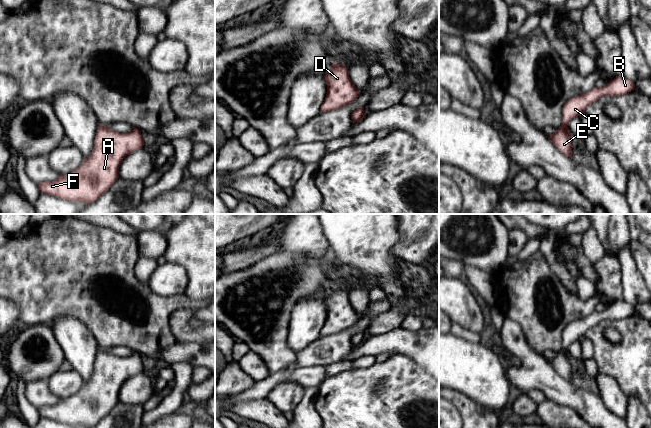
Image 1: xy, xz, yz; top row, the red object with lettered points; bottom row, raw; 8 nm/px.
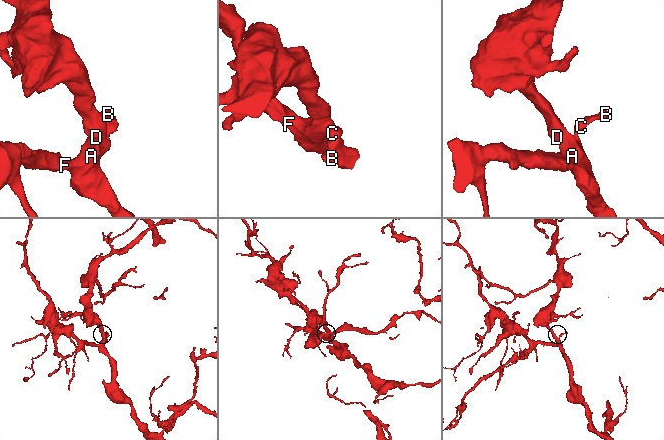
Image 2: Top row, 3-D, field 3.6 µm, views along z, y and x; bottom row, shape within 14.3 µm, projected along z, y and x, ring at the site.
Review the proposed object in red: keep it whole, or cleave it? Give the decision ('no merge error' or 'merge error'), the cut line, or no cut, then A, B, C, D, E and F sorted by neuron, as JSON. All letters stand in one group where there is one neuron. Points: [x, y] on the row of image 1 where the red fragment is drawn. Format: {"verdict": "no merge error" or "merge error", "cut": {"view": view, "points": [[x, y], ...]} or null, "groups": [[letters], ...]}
{"verdict": "no merge error", "cut": null, "groups": [["A", "B", "C", "D", "E", "F"]]}

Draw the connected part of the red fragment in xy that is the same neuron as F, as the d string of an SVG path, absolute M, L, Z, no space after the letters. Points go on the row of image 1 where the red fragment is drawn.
M100 124L91 155L85 158L82 164L74 171L60 175L54 181L37 184L39 192L68 201L83 202L86 205L99 199L119 178L119 167L123 159L144 146L144 138L141 135L141 131L136 127L133 128L130 132L119 133Z

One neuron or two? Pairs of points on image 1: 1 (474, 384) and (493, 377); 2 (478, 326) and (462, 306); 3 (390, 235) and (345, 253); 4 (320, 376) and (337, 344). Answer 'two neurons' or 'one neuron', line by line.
1: one neuron
2: one neuron
3: one neuron
4: two neurons

